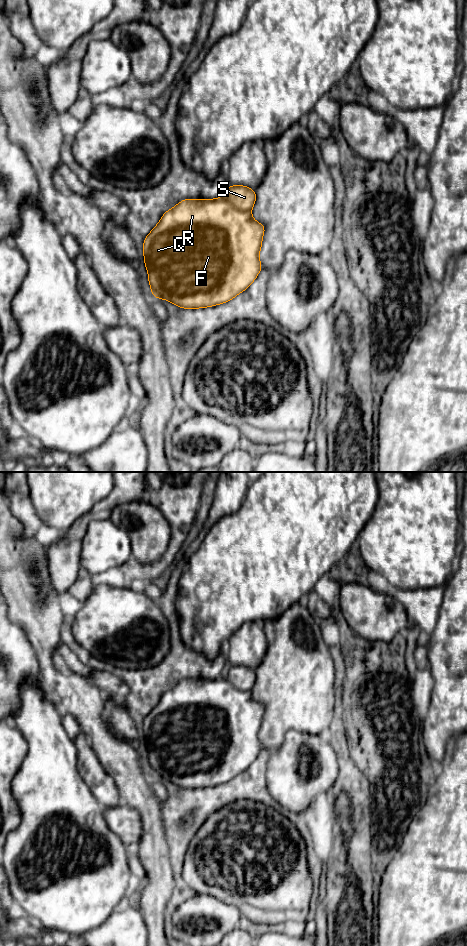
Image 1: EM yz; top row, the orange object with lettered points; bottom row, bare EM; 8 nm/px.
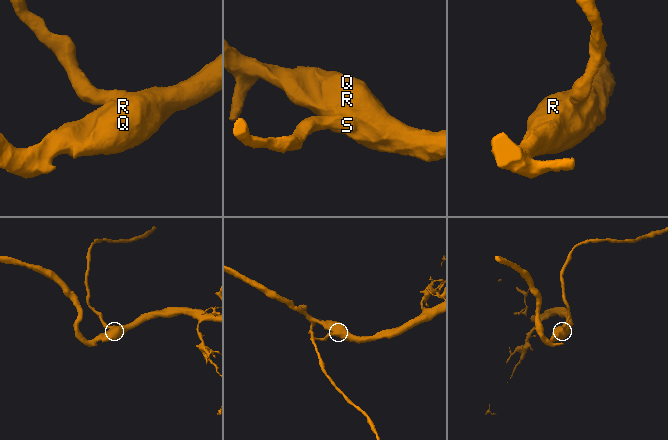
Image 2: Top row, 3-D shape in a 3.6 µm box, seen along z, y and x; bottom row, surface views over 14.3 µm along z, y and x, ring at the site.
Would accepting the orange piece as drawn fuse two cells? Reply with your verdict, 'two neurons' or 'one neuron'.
two neurons

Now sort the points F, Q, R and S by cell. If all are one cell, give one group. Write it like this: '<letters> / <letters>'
F Q R / S

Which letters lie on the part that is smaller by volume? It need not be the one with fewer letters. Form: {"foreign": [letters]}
{"foreign": ["S"]}

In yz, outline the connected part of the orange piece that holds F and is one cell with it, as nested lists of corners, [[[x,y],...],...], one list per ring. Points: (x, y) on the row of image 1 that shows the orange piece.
[[[225,195],[216,199],[185,199],[180,201],[172,209],[166,211],[159,223],[145,237],[143,242],[144,263],[148,271],[148,281],[151,287],[152,296],[158,299],[168,300],[174,305],[184,309],[206,308],[219,305],[230,301],[239,293],[246,290],[253,281],[255,281],[262,269],[259,260],[259,253],[262,246],[262,238],[265,232],[265,226],[252,217],[251,211],[242,211],[236,208]]]

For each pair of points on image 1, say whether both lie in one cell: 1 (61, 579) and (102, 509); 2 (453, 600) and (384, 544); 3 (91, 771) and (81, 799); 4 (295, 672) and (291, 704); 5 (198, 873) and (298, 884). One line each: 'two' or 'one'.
1: one
2: two
3: two
4: one
5: one

